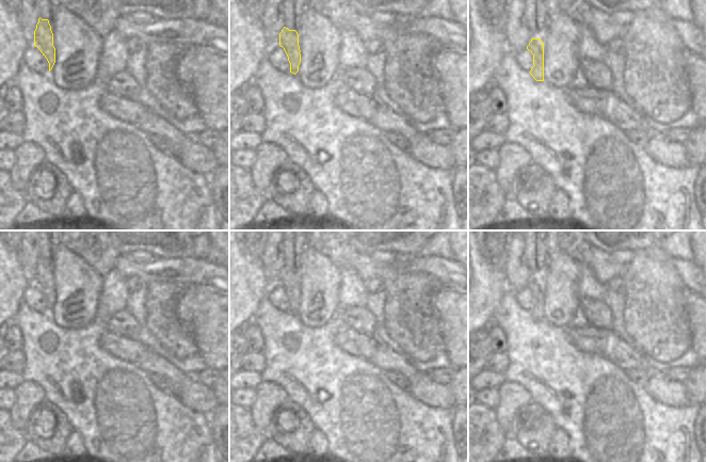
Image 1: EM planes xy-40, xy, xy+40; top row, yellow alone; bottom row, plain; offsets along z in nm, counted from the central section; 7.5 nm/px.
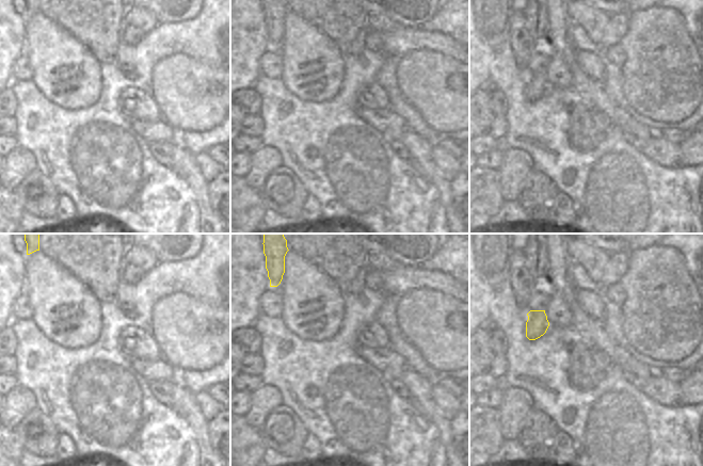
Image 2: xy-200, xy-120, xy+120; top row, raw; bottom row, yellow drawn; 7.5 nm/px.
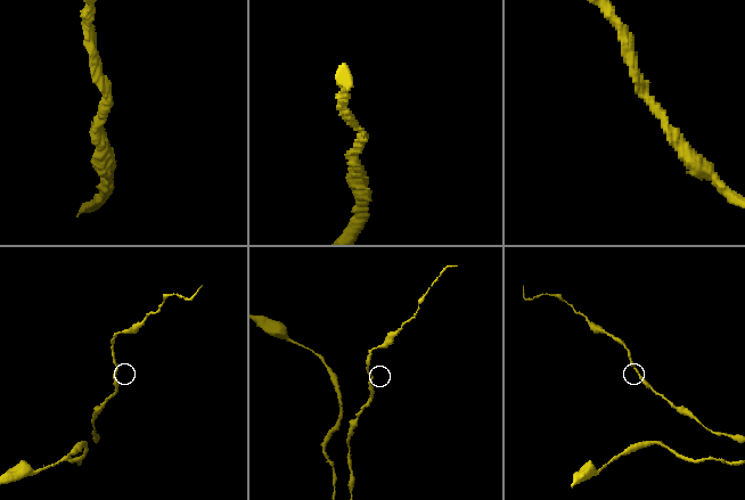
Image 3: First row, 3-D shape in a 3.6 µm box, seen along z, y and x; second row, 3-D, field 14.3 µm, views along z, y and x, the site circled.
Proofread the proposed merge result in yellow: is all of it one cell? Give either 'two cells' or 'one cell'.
one cell

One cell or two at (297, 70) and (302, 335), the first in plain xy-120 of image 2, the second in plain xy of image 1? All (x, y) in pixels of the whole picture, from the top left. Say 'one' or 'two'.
two

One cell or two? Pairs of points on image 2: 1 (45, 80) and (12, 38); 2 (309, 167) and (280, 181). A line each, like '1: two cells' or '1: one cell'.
1: two cells
2: two cells

